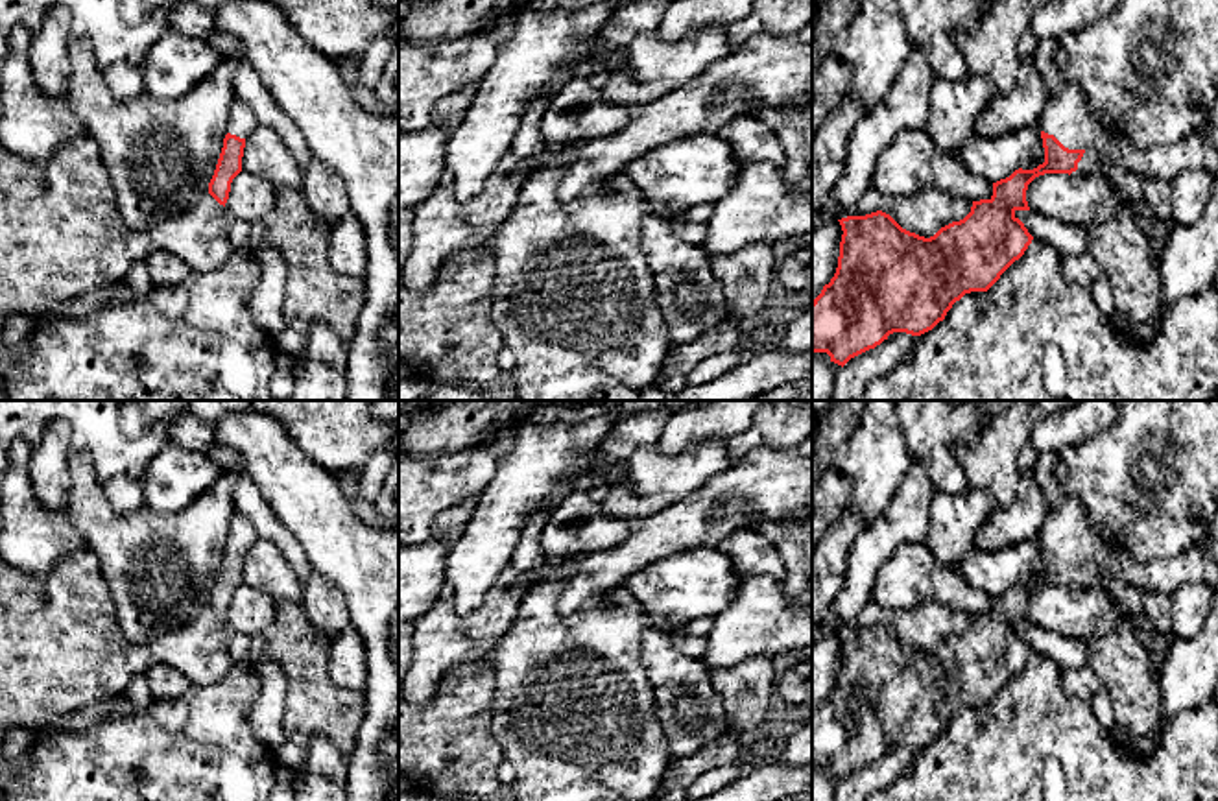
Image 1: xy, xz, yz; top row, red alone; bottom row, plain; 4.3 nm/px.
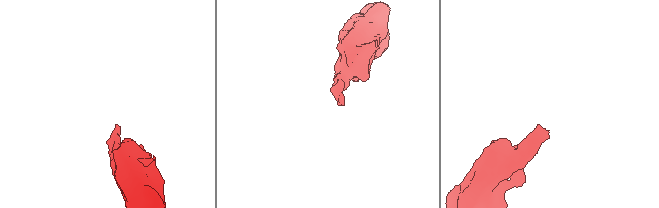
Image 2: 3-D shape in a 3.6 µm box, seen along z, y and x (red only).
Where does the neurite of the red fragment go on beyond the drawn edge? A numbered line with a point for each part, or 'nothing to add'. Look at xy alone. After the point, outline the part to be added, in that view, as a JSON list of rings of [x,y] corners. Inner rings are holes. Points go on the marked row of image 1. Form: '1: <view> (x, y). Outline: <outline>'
1: xy (242, 122). Outline: [[[234,98],[227,122],[227,133],[236,135],[240,138],[247,138],[258,126],[260,124],[253,109],[244,100]]]

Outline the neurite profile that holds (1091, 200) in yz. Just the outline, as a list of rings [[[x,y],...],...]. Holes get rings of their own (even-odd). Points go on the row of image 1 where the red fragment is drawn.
[[[1045,173],[1026,190],[1030,210],[1070,225],[1096,225],[1109,220],[1116,209],[1129,207],[1118,190],[1104,177],[1070,177]]]

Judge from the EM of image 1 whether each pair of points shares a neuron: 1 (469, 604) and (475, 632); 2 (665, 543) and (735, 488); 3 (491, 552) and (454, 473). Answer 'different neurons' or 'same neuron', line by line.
1: different neurons
2: same neuron
3: different neurons

